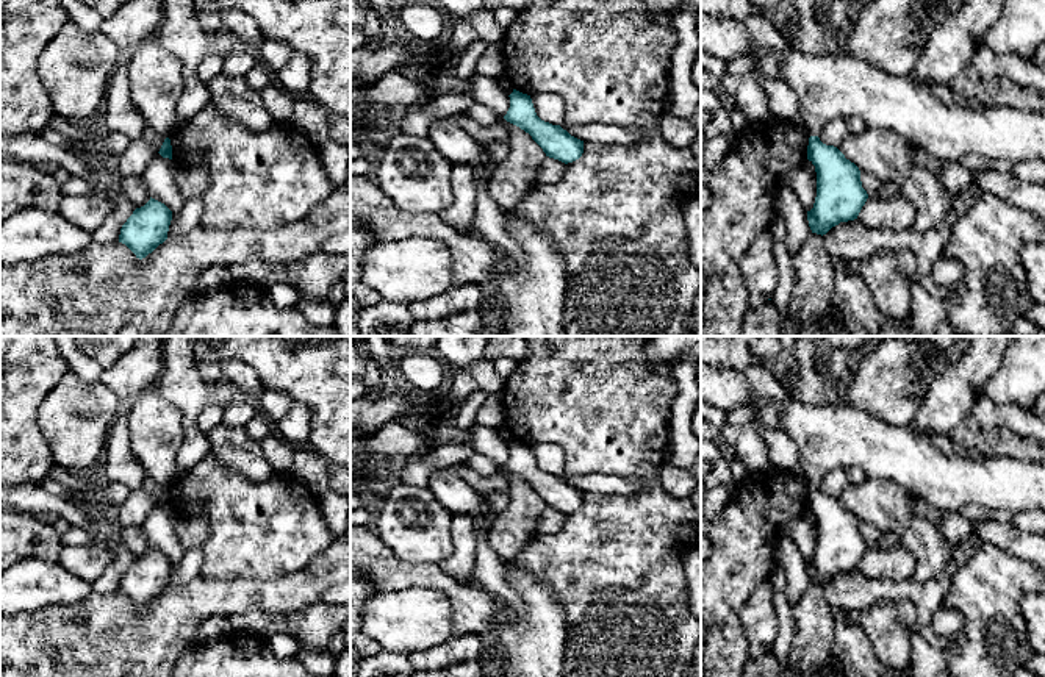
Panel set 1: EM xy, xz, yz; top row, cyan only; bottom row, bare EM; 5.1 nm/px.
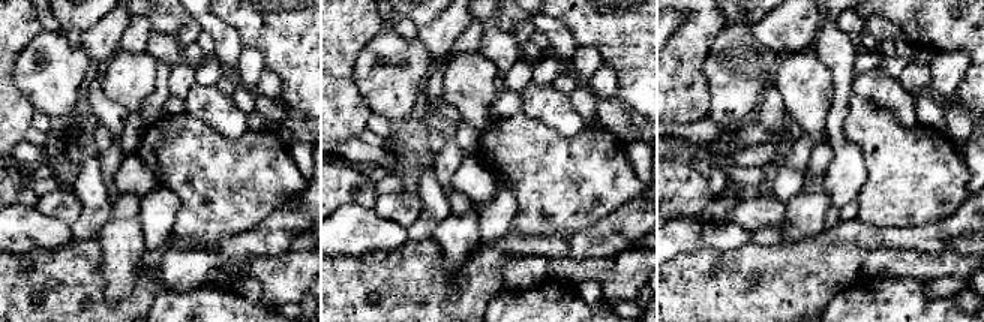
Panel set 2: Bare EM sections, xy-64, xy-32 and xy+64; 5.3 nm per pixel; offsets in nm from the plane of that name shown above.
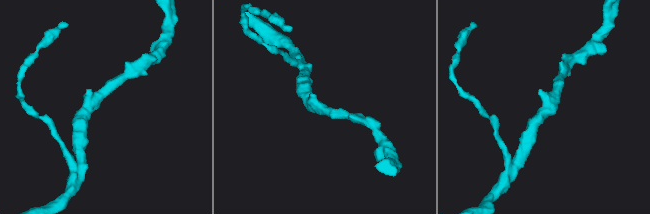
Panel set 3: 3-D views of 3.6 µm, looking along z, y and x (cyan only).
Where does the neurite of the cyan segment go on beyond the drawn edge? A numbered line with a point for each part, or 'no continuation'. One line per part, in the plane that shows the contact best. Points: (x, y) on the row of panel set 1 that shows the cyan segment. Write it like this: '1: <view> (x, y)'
no continuation

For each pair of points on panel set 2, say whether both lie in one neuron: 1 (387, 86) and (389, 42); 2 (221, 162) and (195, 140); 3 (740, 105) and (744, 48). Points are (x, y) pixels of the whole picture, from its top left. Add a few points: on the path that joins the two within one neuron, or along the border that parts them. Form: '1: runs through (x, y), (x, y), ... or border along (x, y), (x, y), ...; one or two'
1: runs through (375, 74), (368, 66), (377, 51); one
2: runs through (215, 159), (201, 146); one
3: runs through (740, 92), (740, 62); one

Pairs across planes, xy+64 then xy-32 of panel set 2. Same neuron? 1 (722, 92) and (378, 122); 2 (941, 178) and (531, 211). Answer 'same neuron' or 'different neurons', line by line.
1: different neurons
2: same neuron

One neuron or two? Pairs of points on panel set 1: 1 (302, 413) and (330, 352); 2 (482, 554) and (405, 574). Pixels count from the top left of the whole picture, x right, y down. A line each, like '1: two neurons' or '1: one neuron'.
1: two neurons
2: two neurons

